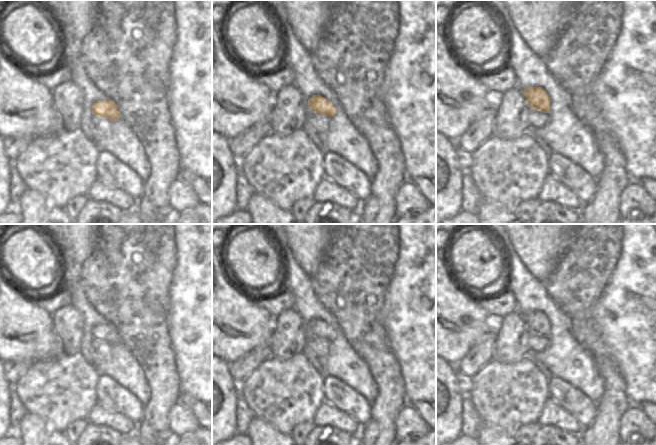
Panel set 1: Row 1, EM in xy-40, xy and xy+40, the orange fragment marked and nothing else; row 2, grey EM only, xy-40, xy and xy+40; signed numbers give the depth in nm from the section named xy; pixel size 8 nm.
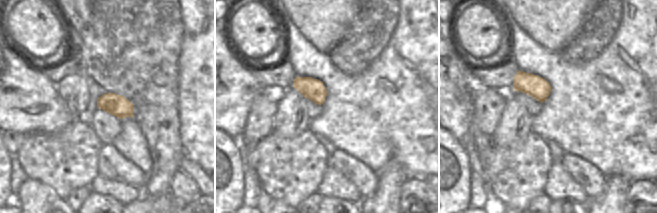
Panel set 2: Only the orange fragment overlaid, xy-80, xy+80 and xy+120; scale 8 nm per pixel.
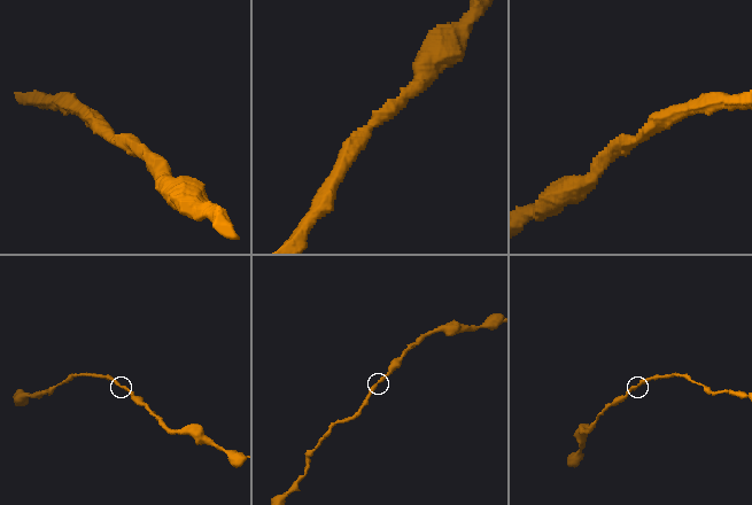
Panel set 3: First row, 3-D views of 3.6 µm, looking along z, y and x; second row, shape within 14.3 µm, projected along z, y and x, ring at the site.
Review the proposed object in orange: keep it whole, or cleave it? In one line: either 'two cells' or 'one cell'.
one cell

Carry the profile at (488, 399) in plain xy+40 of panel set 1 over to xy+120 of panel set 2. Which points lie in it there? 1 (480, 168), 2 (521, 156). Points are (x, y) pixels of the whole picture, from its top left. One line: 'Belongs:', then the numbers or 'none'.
Belongs: 2

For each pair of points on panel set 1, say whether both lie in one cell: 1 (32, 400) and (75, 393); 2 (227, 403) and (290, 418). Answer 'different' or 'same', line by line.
1: same
2: different

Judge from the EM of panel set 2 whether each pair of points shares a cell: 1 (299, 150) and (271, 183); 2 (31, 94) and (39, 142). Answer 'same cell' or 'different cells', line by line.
1: same cell
2: different cells

